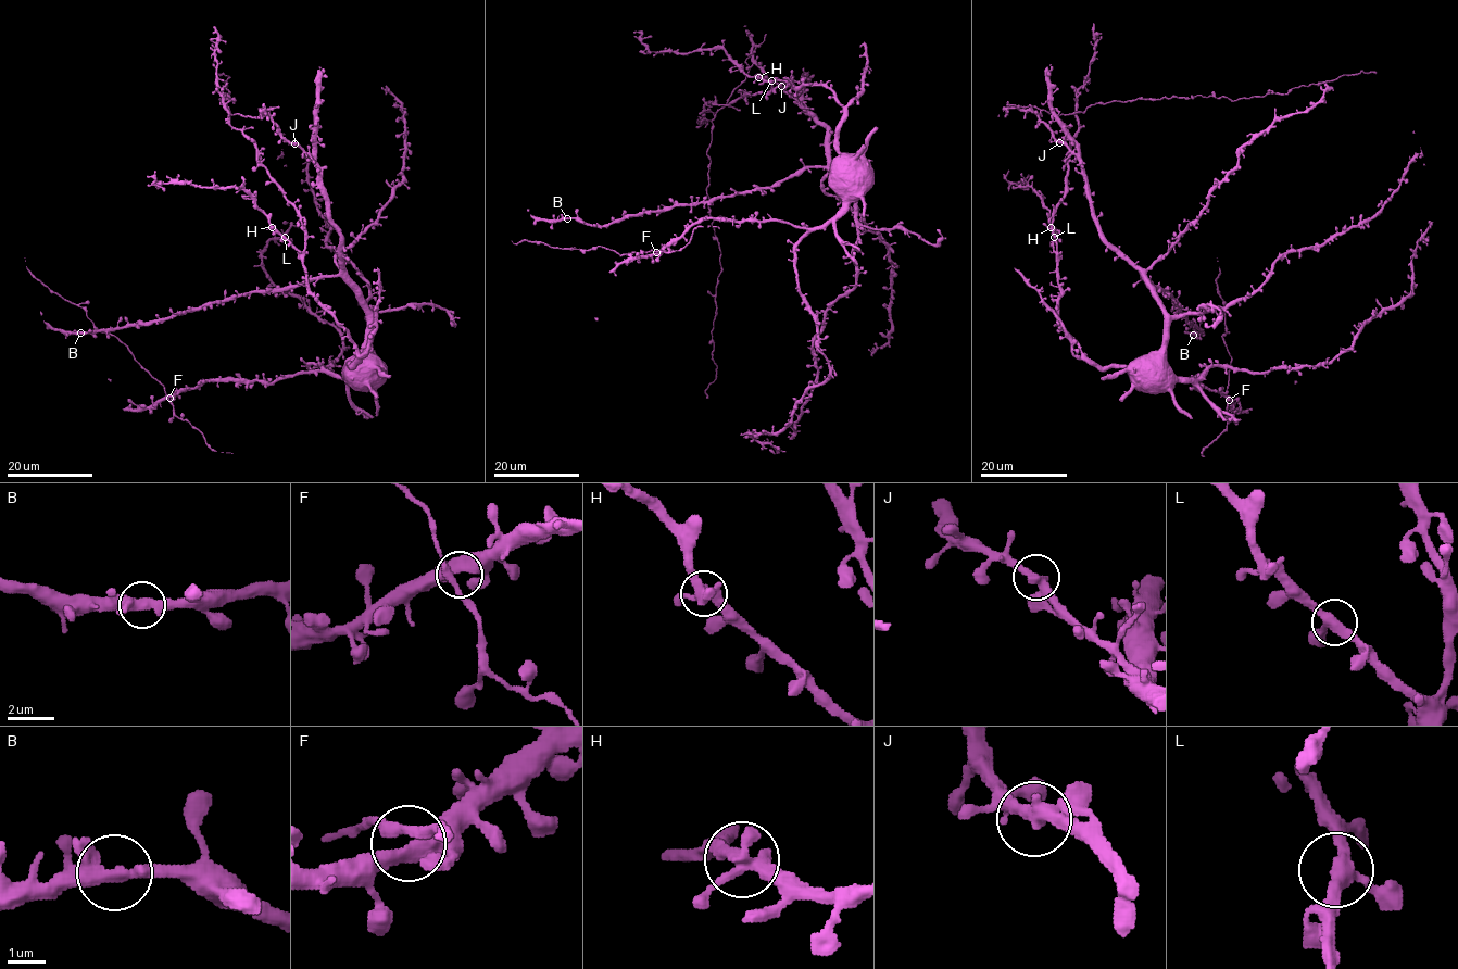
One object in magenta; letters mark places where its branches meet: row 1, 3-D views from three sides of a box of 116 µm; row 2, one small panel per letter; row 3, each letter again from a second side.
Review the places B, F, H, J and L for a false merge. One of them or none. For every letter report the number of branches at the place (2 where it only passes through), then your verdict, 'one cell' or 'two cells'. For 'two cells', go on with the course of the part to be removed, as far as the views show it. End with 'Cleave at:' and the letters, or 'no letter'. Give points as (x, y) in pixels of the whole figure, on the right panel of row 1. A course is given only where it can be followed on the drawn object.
B: 3 branches meet; one cell
F: 3 branches meet; one cell
H: 3 branches meet; one cell
J: 2 branches meet; one cell
L: 3 branches meet; one cell
Cleave at: no letter

